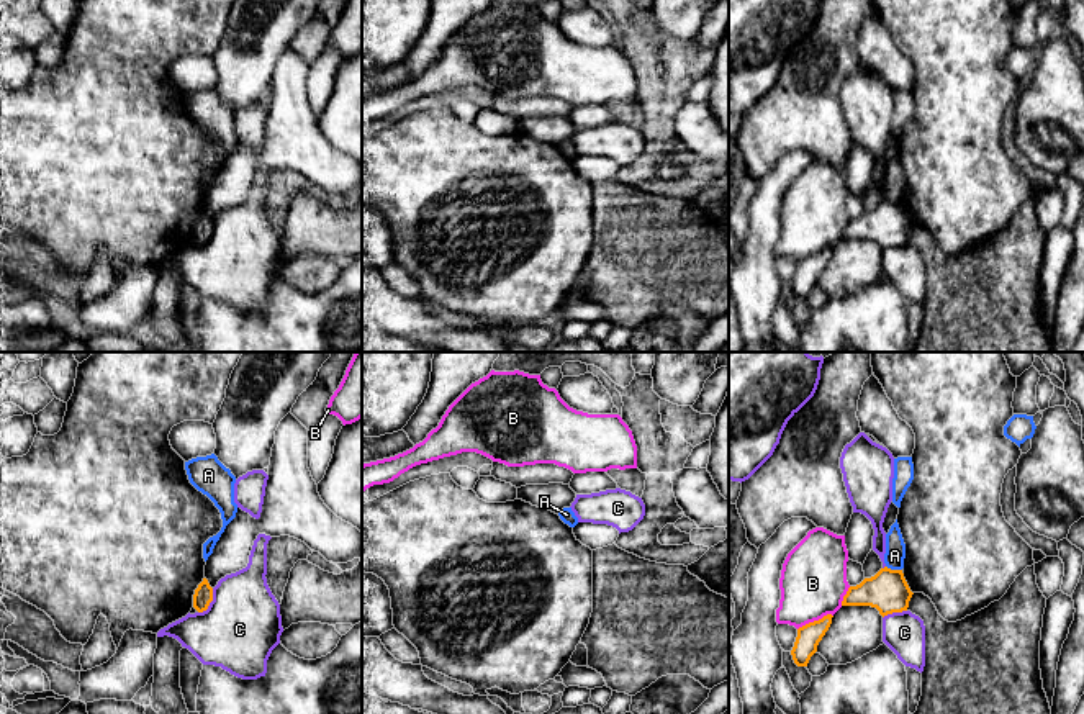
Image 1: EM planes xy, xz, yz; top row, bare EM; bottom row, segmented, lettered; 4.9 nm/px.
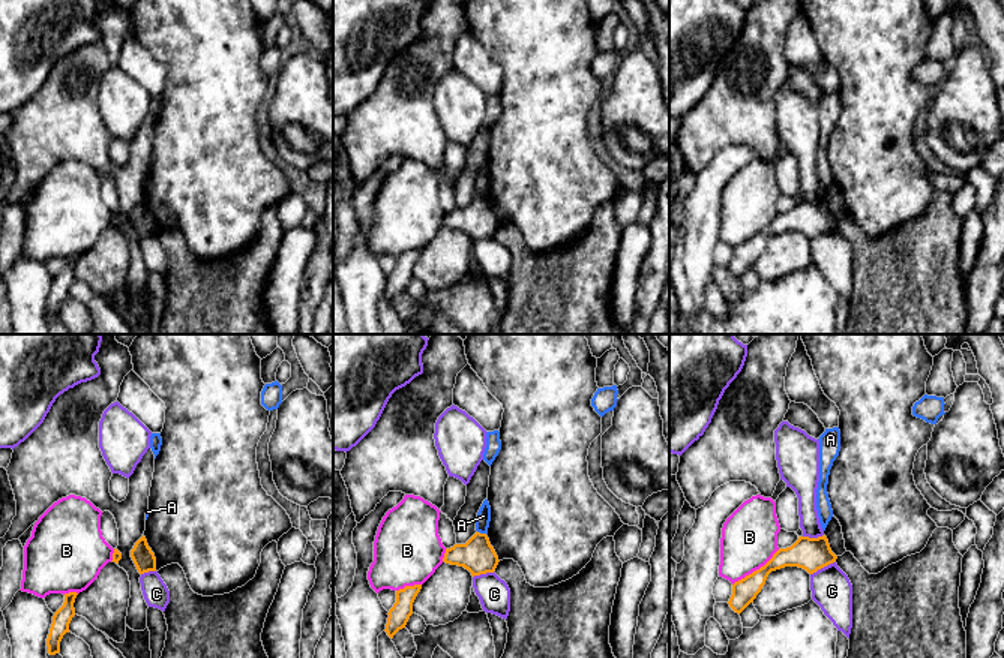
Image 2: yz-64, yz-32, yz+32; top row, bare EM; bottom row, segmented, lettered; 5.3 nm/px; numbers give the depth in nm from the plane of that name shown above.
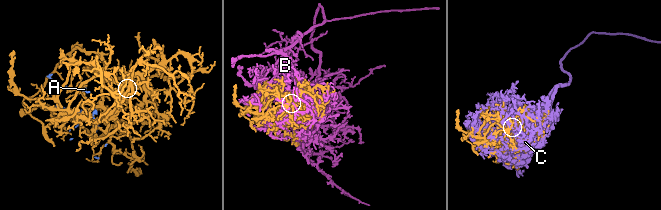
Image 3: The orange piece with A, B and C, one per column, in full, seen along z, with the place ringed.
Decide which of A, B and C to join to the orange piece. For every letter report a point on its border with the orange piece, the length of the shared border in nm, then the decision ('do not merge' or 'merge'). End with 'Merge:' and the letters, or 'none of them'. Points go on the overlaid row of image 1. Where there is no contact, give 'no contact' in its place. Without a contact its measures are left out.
A: yz (894, 570) | 80 nm | do not merge
B: yz (814, 621) | 190 nm | do not merge
C: xy (210, 601) | 150 nm | do not merge
Merge: none of them

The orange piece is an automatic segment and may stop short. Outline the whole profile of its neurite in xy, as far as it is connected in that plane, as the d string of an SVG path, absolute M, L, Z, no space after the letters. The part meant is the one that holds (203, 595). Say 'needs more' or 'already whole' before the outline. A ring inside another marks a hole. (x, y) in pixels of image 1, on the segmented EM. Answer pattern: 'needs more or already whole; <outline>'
already whole; M203 578L203 581L198 585L193 594L193 608L198 612L203 612L208 609L210 603L213 601L213 588L210 586L208 580Z

